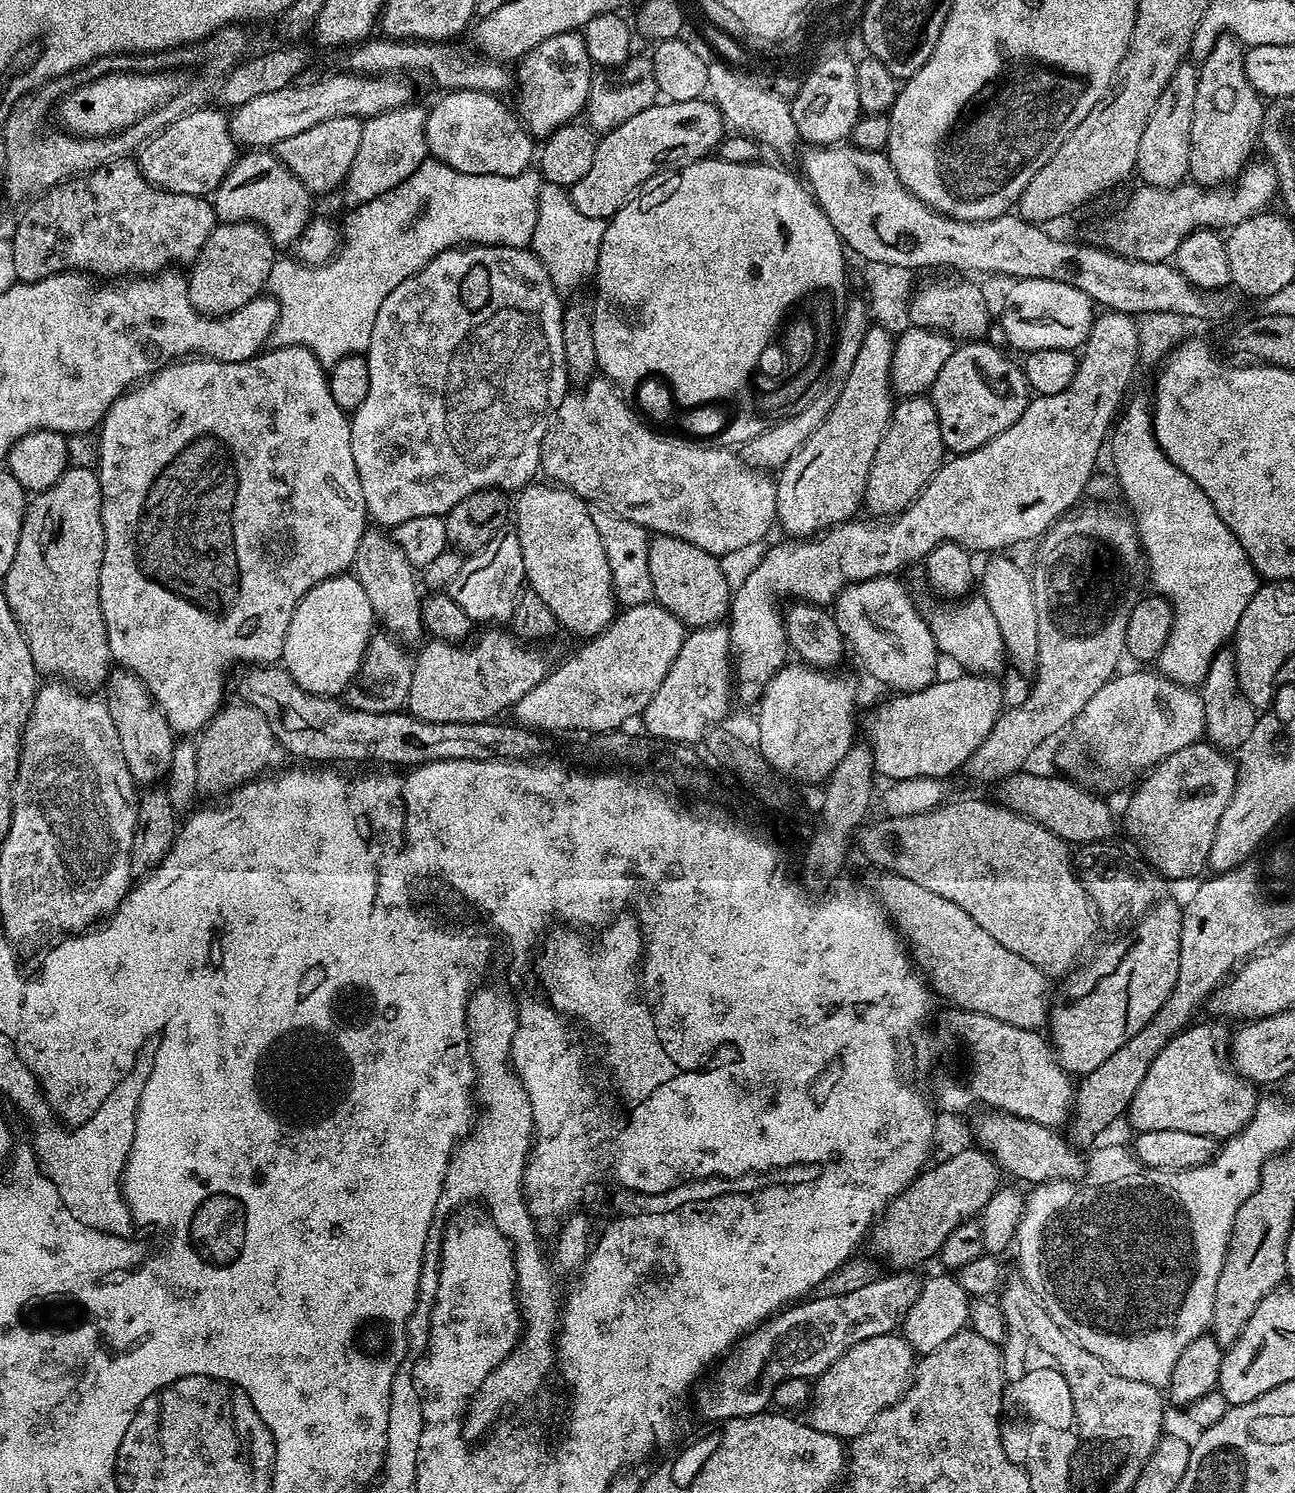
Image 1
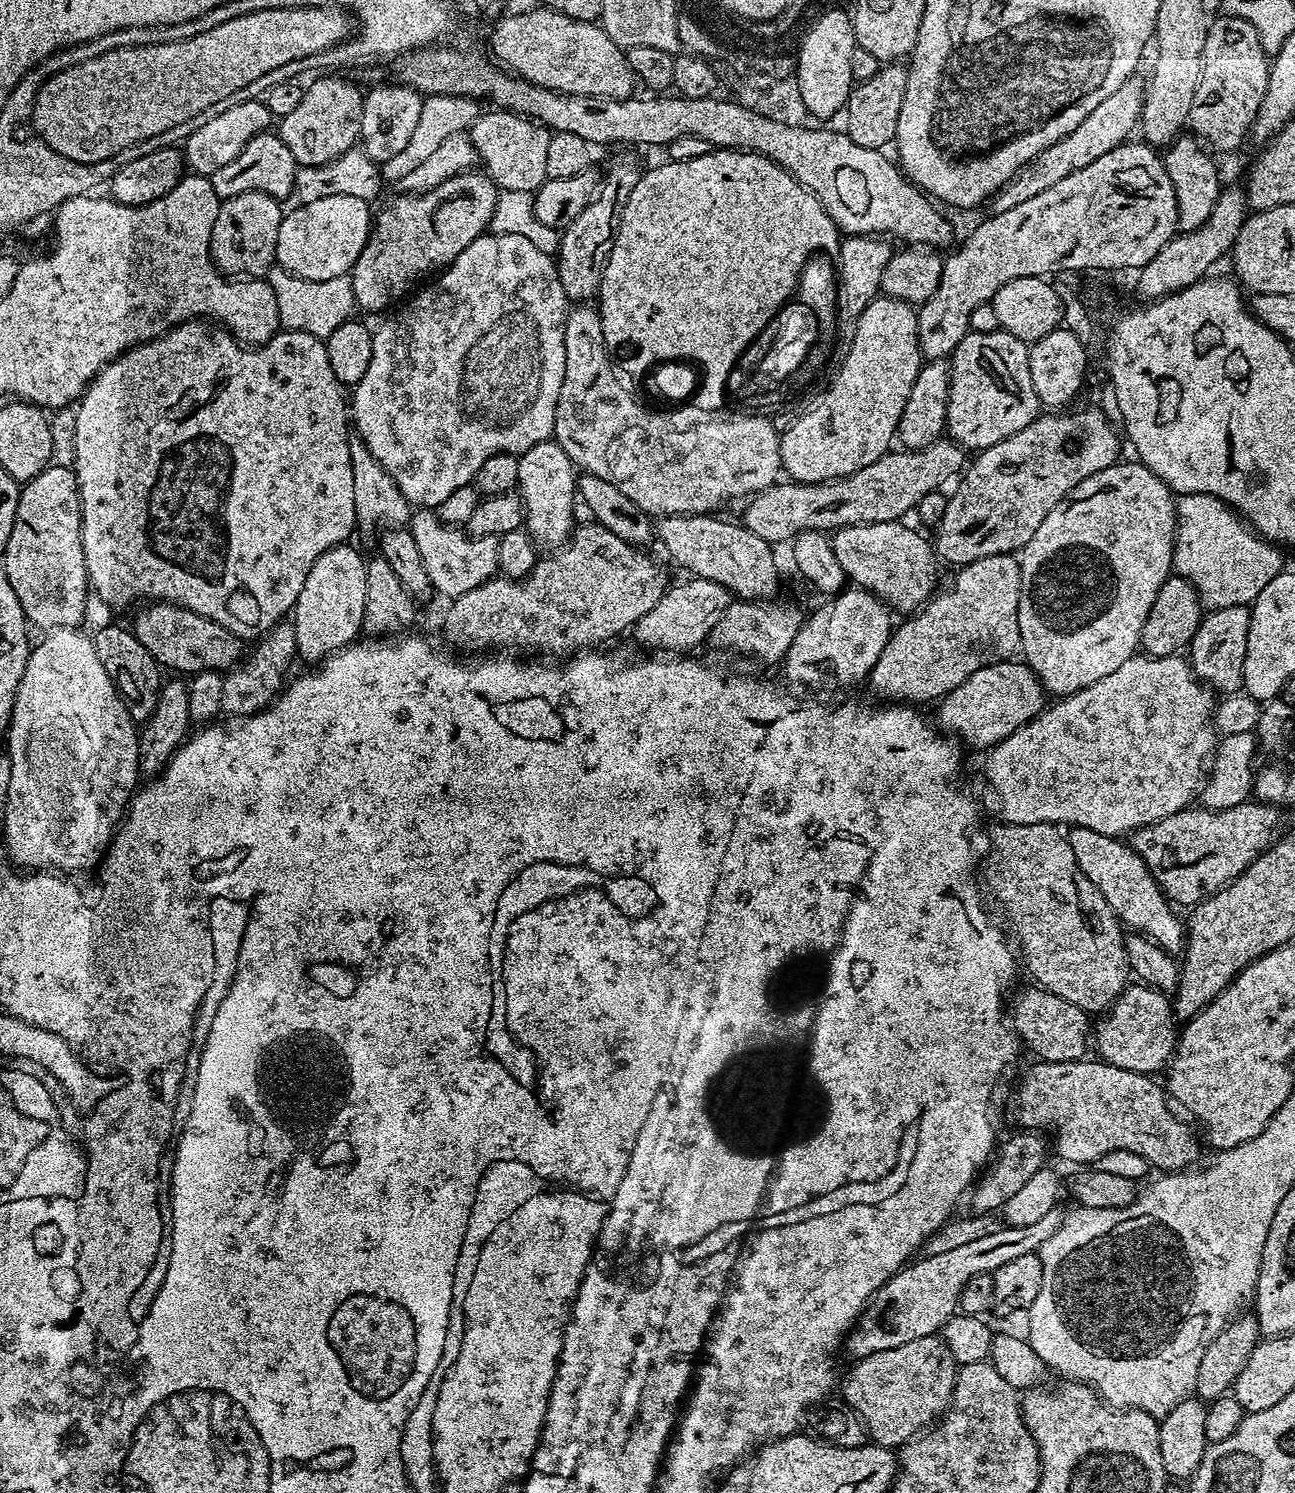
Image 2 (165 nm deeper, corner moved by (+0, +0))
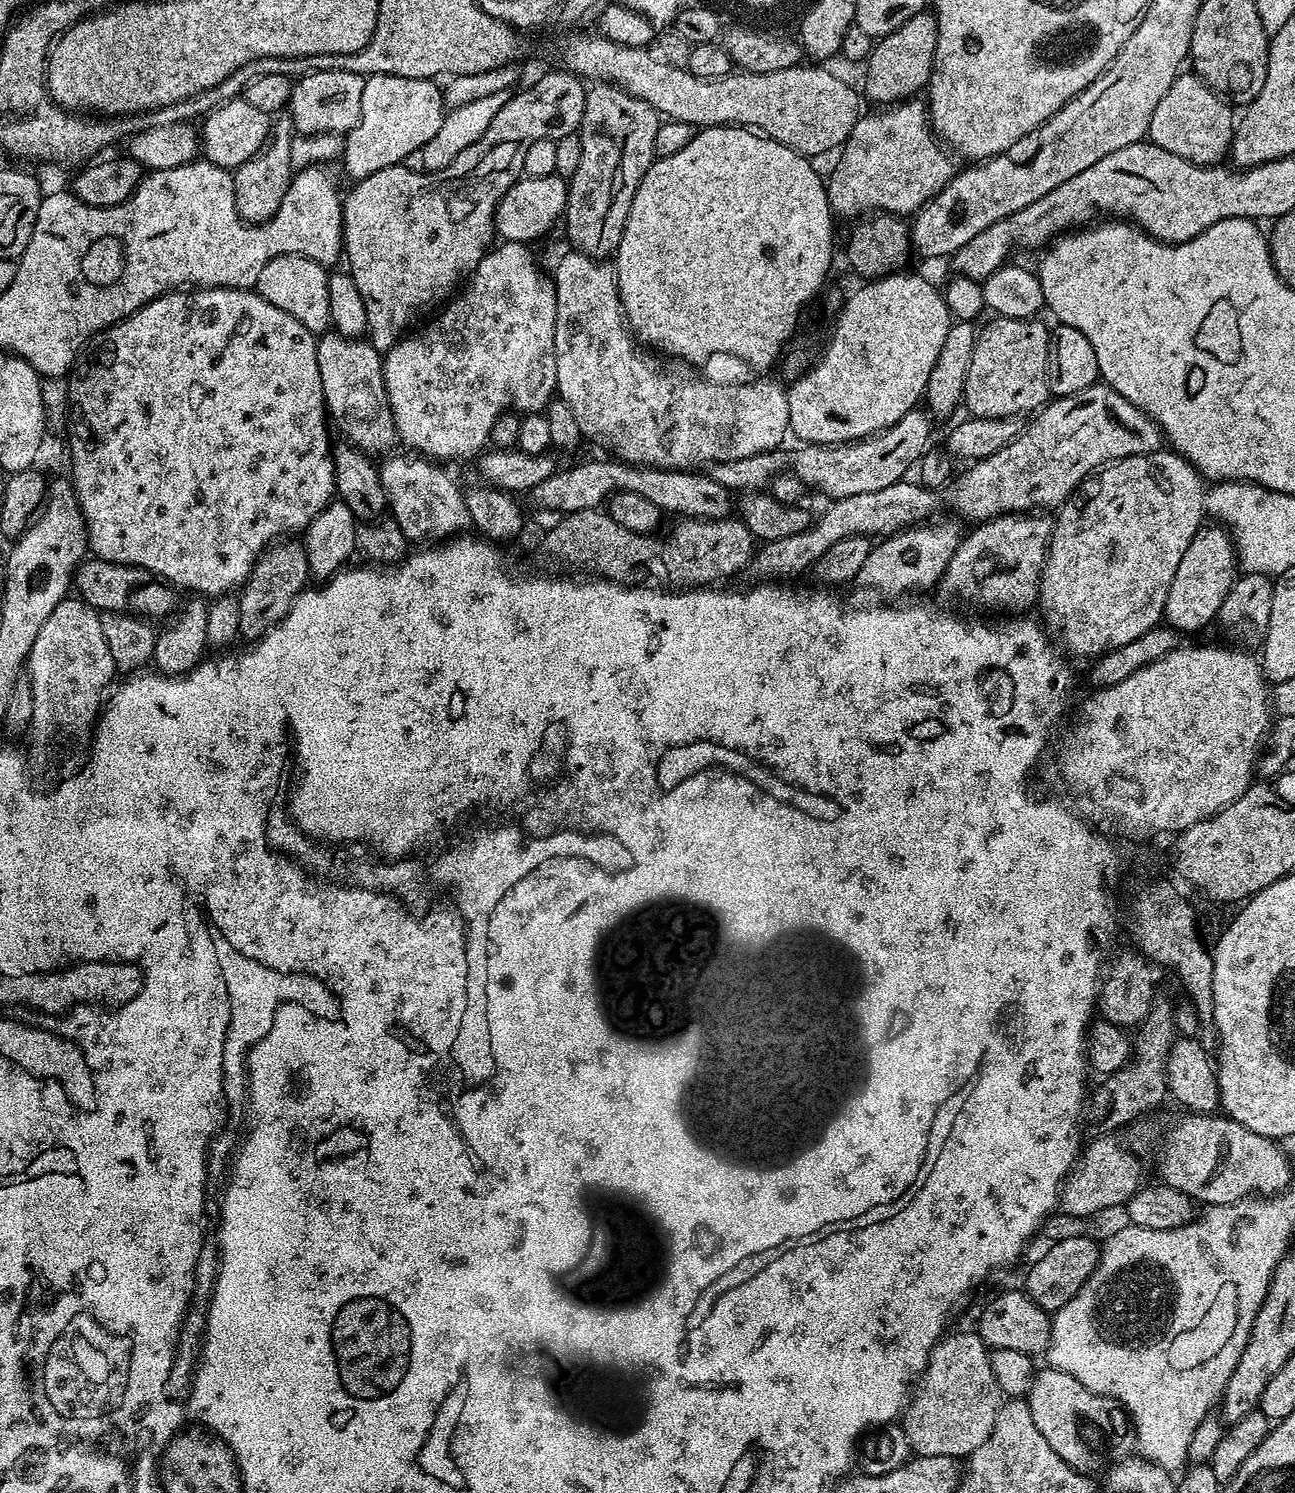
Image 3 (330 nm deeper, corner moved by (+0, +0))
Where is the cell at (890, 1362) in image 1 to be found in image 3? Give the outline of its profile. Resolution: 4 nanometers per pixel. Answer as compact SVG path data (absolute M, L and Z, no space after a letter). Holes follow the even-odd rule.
M975 1331L945 1335L934 1346L924 1375L902 1416L913 1453L967 1458L990 1438L1000 1417L1002 1393L990 1366L990 1349Z

